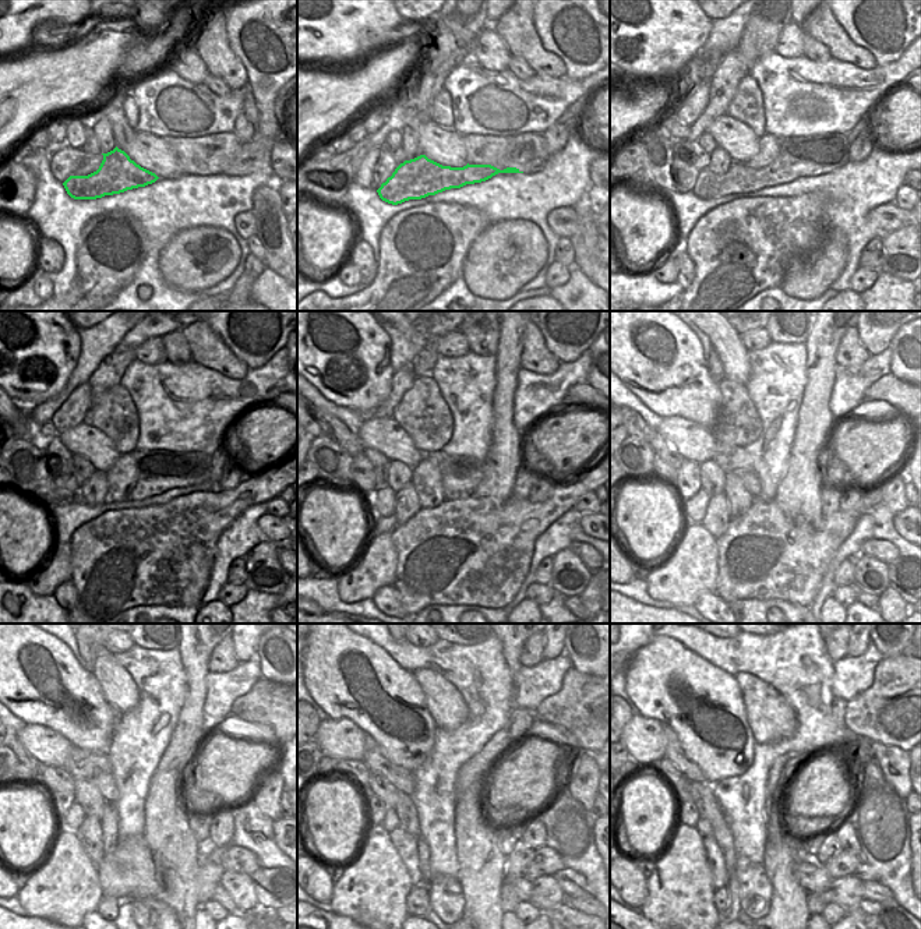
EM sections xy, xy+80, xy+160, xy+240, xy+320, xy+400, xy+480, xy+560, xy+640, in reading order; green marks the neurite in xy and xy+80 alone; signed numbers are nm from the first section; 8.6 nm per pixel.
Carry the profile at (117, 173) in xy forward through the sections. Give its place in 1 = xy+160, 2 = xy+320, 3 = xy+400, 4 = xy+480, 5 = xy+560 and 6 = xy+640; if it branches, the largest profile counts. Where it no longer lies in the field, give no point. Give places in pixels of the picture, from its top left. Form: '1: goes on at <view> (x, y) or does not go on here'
1: goes on at xy+160 (800, 158)
2: goes on at xy+320 (461, 474)
3: goes on at xy+400 (733, 459)
4: goes on at xy+480 (94, 767)
5: goes on at xy+560 (402, 780)
6: goes on at xy+640 (674, 753)

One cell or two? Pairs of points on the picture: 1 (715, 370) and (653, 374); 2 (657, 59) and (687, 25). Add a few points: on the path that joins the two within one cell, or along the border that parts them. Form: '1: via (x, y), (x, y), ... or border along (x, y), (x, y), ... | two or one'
1: border along (706, 360), (709, 374), (719, 384) | two
2: via (662, 50), (678, 34) | one

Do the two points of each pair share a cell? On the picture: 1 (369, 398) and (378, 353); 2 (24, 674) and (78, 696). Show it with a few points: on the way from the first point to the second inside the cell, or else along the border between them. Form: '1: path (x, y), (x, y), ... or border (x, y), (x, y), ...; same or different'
1: path (370, 387), (370, 364); same
2: path (36, 681), (45, 685), (64, 686); same

